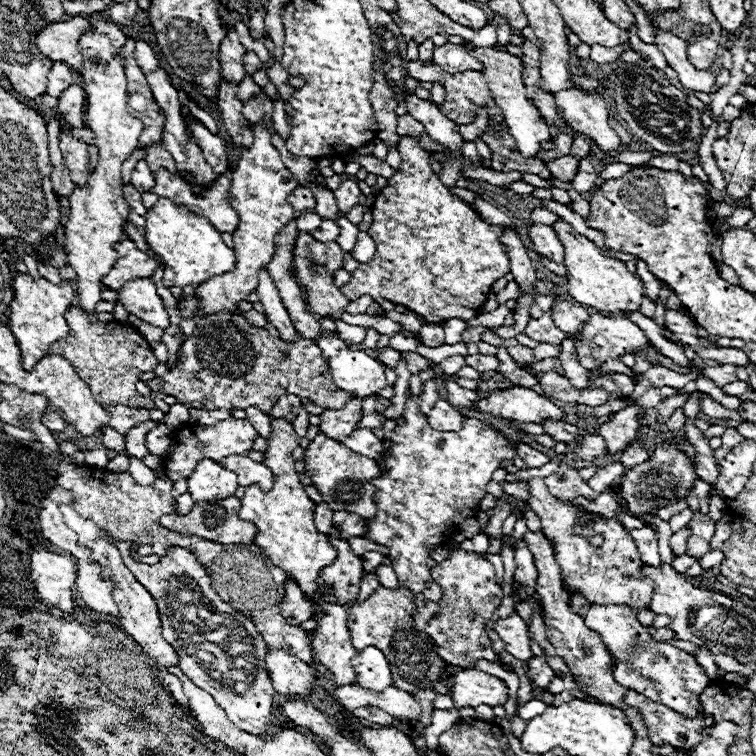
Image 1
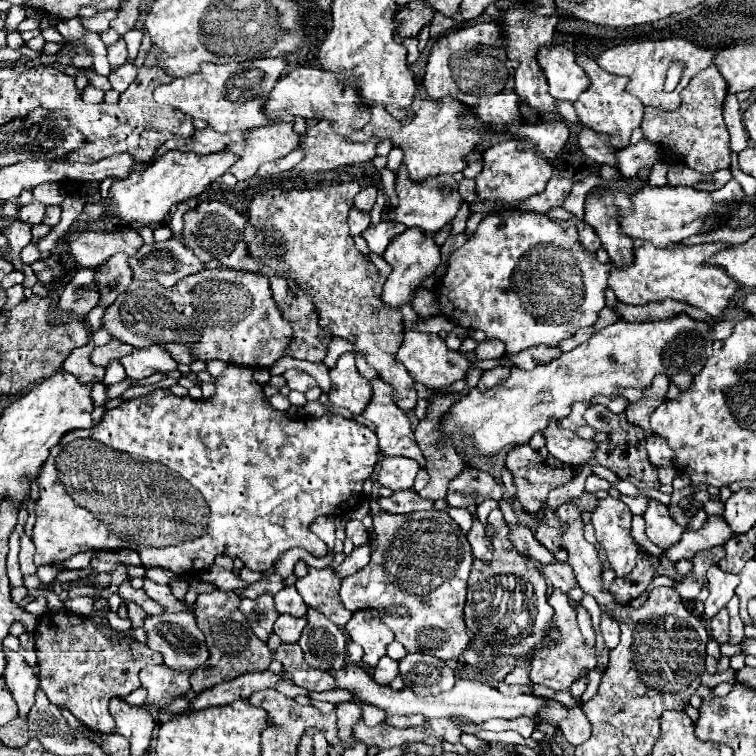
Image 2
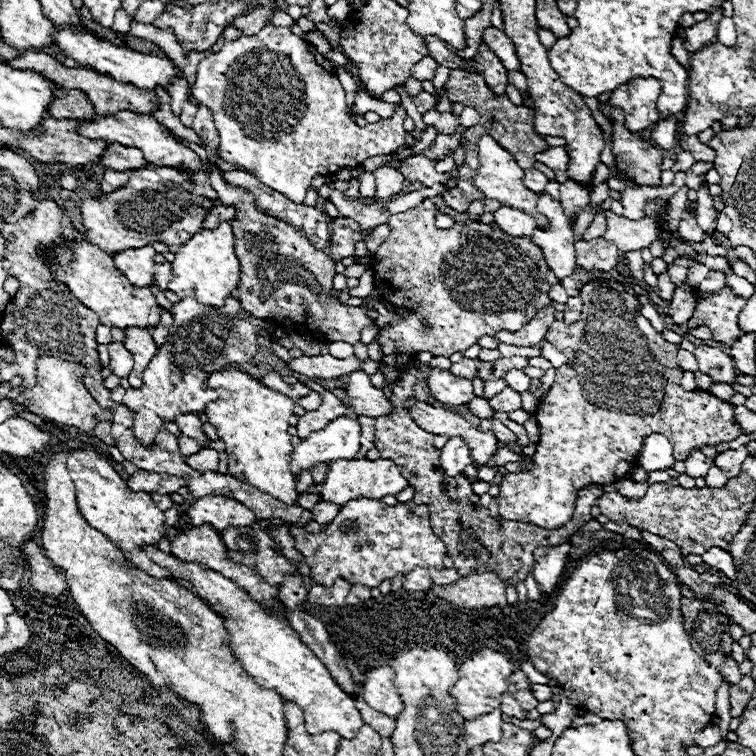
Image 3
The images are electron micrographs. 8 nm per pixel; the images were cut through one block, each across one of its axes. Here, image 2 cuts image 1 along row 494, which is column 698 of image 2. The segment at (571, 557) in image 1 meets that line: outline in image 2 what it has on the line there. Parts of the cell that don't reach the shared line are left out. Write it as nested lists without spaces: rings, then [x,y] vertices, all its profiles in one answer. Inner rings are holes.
[[[710,516],[700,530],[684,530],[682,540],[666,550],[666,558],[670,558],[672,562],[692,560],[696,552],[724,544],[730,538],[732,530],[722,520],[722,516]]]

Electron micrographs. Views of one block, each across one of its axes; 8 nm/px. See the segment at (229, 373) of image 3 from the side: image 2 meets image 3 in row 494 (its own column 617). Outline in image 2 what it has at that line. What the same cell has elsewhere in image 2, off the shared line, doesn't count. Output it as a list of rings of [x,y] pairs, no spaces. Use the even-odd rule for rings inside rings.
[[[644,242],[638,248],[634,248],[632,266],[628,266],[624,270],[612,268],[608,286],[614,290],[616,298],[624,304],[640,306],[640,304],[662,302],[666,298],[672,298],[672,300],[702,308],[712,318],[718,318],[734,302],[736,292],[742,288],[742,284],[738,284],[734,278],[730,278],[720,266],[706,266],[704,262],[728,246],[730,244],[726,244],[726,242],[724,244],[706,242],[706,244],[696,244],[696,246],[672,244],[670,248],[658,248],[650,242]]]

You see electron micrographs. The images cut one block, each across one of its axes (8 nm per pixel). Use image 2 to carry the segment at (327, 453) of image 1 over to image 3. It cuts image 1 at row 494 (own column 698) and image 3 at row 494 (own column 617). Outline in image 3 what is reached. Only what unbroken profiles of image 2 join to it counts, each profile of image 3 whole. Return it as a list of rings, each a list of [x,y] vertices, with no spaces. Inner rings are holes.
[[[362,458],[362,460],[336,460],[336,462],[328,464],[326,482],[316,484],[316,488],[320,490],[322,500],[344,506],[348,500],[358,498],[358,496],[366,496],[372,500],[380,500],[384,496],[396,496],[408,484],[410,482],[402,476],[402,472],[394,464],[394,460],[386,460],[386,458],[366,460],[366,458]]]

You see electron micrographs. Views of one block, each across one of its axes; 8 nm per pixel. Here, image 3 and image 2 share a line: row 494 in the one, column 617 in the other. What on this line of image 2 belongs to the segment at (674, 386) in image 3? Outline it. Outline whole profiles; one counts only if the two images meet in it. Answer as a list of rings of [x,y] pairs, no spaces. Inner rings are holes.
[[[612,496],[598,500],[596,510],[592,512],[596,540],[606,550],[608,562],[617,577],[628,576],[636,566],[638,544],[630,534],[630,522],[630,508]]]

